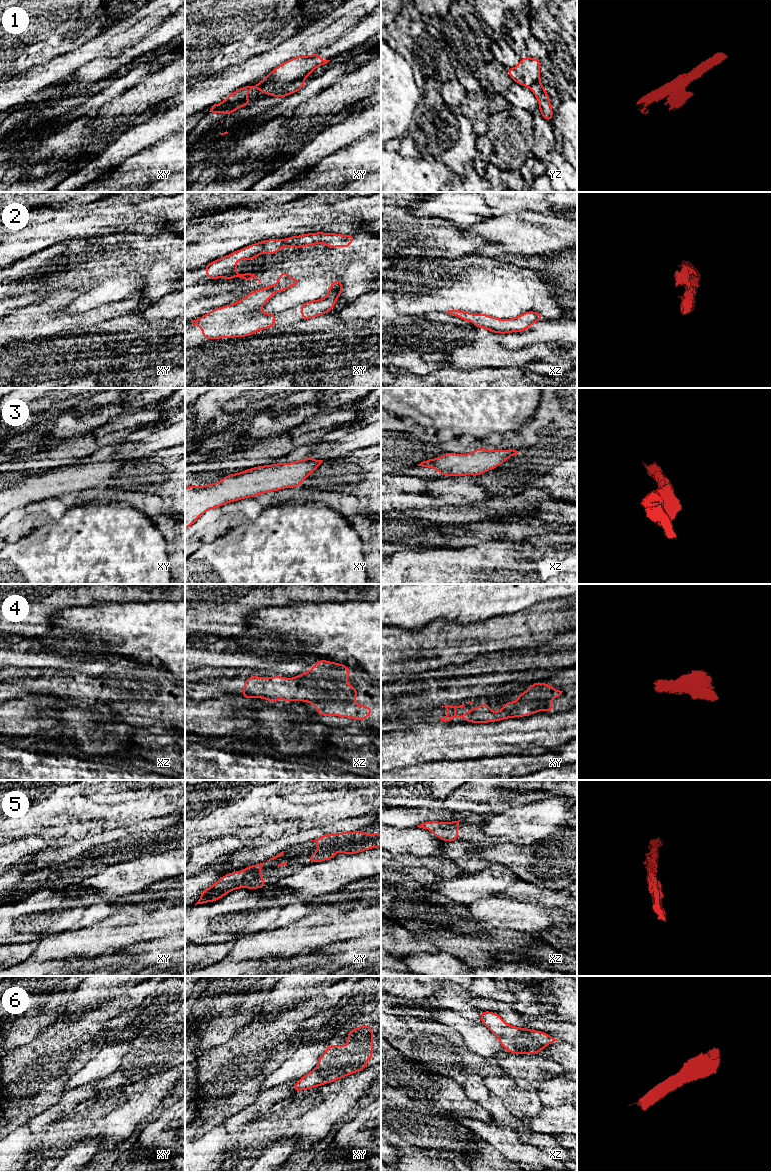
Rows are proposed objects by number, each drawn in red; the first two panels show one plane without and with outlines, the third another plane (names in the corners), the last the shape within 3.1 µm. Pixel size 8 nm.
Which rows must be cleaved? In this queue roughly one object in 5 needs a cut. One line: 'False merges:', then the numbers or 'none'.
False merges: 1

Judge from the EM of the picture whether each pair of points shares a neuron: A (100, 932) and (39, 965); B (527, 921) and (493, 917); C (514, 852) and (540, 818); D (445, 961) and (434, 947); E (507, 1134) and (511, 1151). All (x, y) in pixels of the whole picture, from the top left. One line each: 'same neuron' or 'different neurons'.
A: same neuron
B: same neuron
C: different neurons
D: different neurons
E: same neuron

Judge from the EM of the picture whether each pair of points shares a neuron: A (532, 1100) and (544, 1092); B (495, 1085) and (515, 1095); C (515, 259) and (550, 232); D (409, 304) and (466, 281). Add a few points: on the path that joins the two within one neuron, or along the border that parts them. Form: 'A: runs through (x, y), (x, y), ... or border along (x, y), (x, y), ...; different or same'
A: border along (535, 1088), (539, 1100), (544, 1105); different
B: runs through (500, 1086), (506, 1087), (510, 1091); same
C: border along (500, 246), (506, 252), (523, 255), (545, 252); different
D: runs through (423, 297), (429, 297), (446, 284), (452, 284); same

